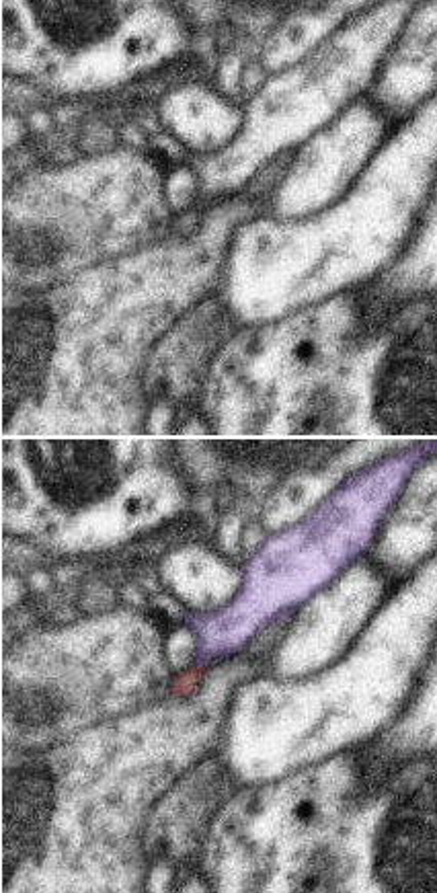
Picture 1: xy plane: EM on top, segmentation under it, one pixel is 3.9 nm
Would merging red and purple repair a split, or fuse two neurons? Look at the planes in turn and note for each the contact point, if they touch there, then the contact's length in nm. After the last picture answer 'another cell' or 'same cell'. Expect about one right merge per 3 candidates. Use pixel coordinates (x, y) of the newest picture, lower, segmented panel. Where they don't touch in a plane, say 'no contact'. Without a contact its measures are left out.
contact (197, 666); length 40 nm

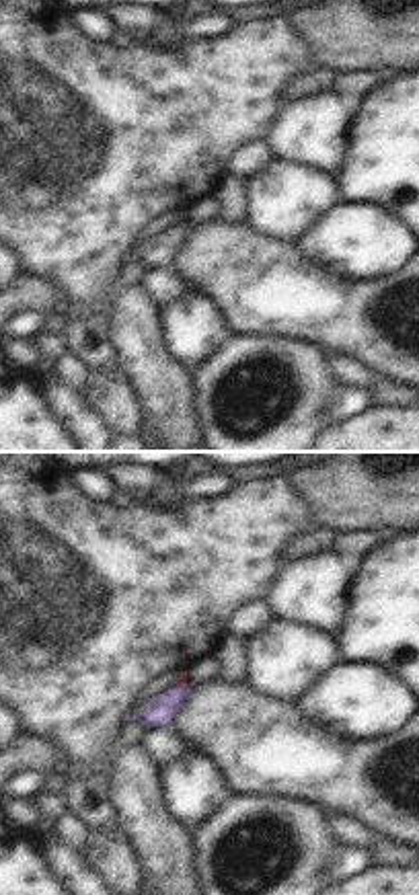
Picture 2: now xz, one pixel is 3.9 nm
contact (181, 682); length 40 nm

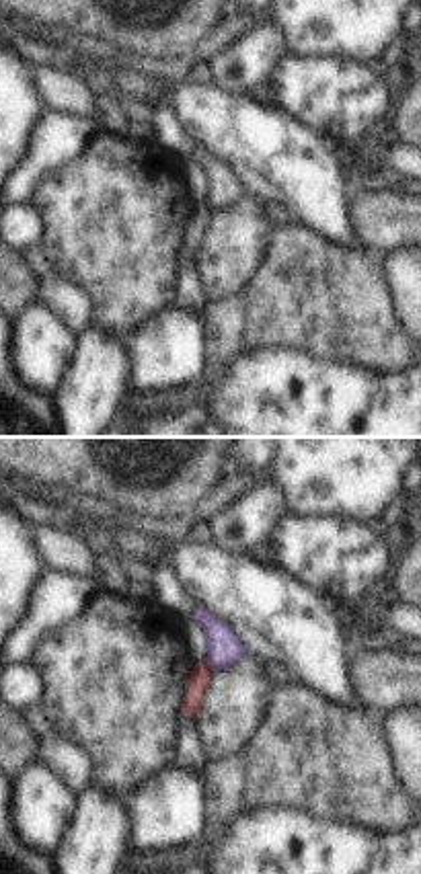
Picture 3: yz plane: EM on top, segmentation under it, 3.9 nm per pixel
contact (208, 665); length 50 nm

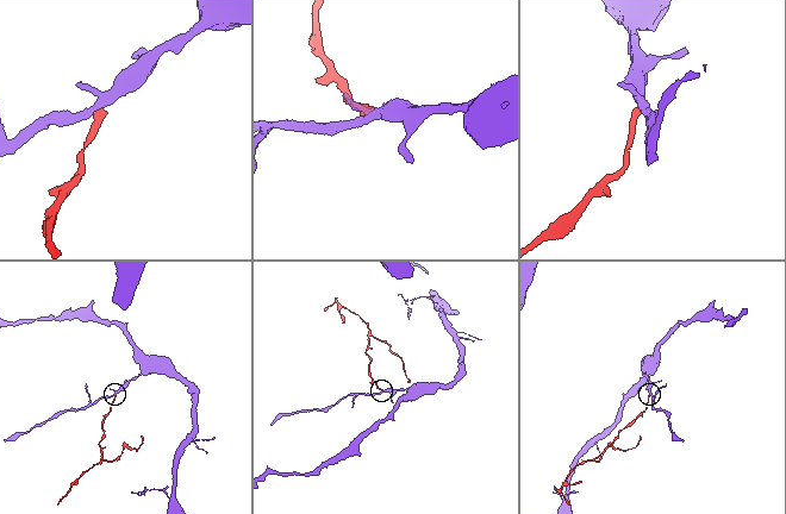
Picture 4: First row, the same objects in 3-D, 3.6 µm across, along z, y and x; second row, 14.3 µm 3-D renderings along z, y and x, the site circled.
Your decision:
another cell

